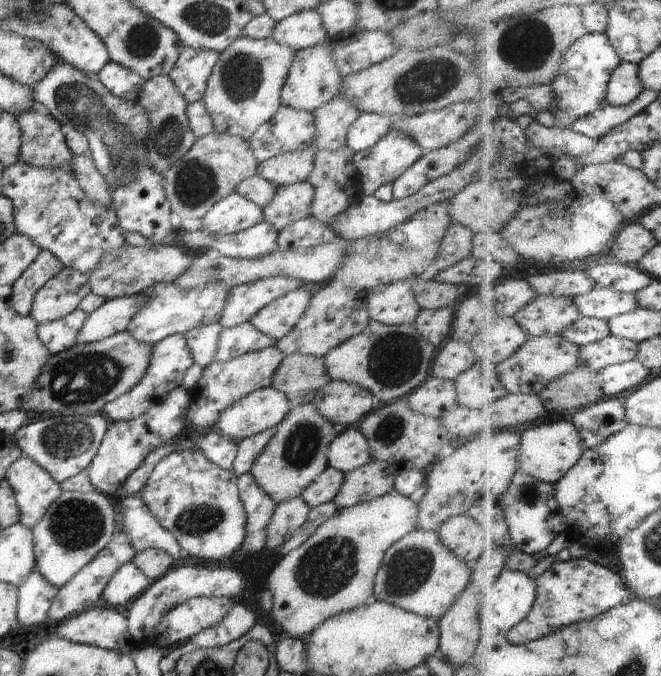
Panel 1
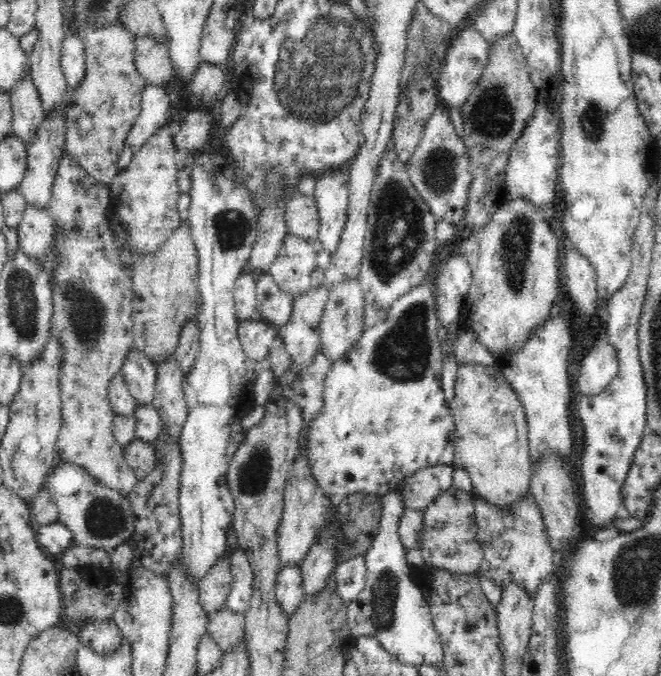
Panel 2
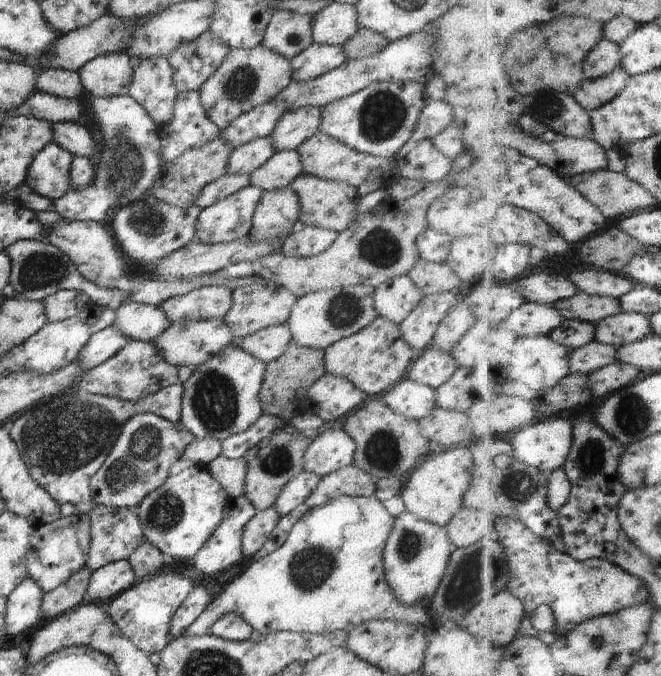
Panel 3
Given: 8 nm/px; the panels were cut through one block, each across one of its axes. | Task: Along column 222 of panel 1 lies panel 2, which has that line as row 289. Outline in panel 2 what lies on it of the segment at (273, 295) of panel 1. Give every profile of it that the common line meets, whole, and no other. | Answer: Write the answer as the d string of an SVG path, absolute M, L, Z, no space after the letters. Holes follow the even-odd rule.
M322 284L294 298L290 320L277 328L278 336L291 358L292 371L305 373L320 344L320 321L329 292Z

